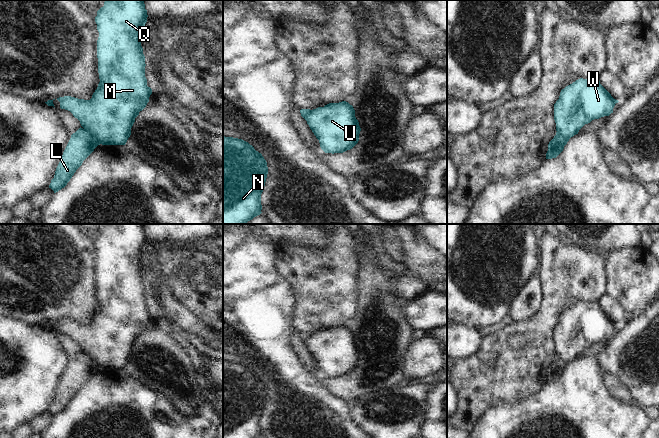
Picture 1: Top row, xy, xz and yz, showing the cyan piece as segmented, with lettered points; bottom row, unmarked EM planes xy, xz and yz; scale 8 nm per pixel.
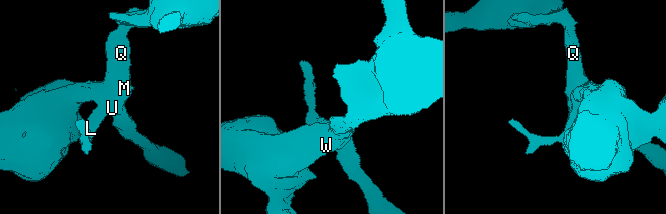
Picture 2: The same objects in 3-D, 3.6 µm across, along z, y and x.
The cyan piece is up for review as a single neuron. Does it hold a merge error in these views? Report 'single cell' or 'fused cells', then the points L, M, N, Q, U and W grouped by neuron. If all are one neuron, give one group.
fused cells; groups L / M N Q U W

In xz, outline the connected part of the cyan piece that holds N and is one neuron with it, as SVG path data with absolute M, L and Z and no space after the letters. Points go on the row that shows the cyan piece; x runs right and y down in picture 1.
M223 136L223 224L246 224L262 212L261 194L268 174L267 162L248 142Z

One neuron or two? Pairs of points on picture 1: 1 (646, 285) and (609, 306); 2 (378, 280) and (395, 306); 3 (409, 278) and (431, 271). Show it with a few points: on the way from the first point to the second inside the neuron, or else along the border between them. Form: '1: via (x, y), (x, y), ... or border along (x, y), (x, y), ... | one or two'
1: border along (606, 292), (613, 296), (626, 312) | two
2: via (378, 286), (378, 289), (389, 300) | one
3: border along (407, 267), (415, 272), (430, 288) | two

